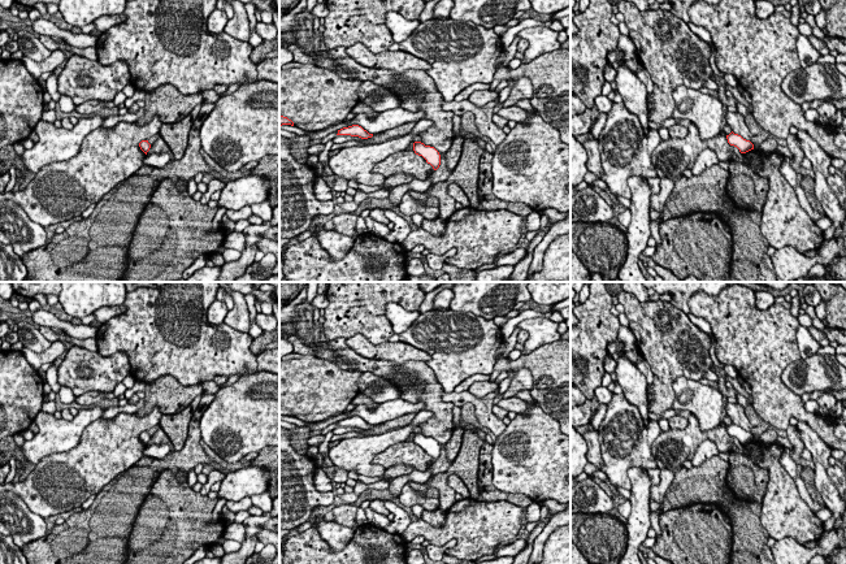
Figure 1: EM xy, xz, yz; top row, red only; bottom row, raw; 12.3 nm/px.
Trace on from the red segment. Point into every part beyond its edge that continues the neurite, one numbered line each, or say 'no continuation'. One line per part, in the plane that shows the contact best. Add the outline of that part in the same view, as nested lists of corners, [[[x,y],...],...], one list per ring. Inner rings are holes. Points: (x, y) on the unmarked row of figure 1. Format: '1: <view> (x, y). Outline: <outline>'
no continuation

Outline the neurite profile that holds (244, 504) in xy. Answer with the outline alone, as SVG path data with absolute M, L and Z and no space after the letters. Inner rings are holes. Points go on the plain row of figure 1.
M247 496L239 502L227 500L225 506L227 507L229 511L237 513L240 511L248 511L252 506L252 500L251 496Z

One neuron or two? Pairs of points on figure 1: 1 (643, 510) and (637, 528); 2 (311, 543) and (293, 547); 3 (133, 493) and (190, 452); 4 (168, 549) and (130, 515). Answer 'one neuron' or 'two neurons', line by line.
1: one neuron
2: one neuron
3: one neuron
4: two neurons

